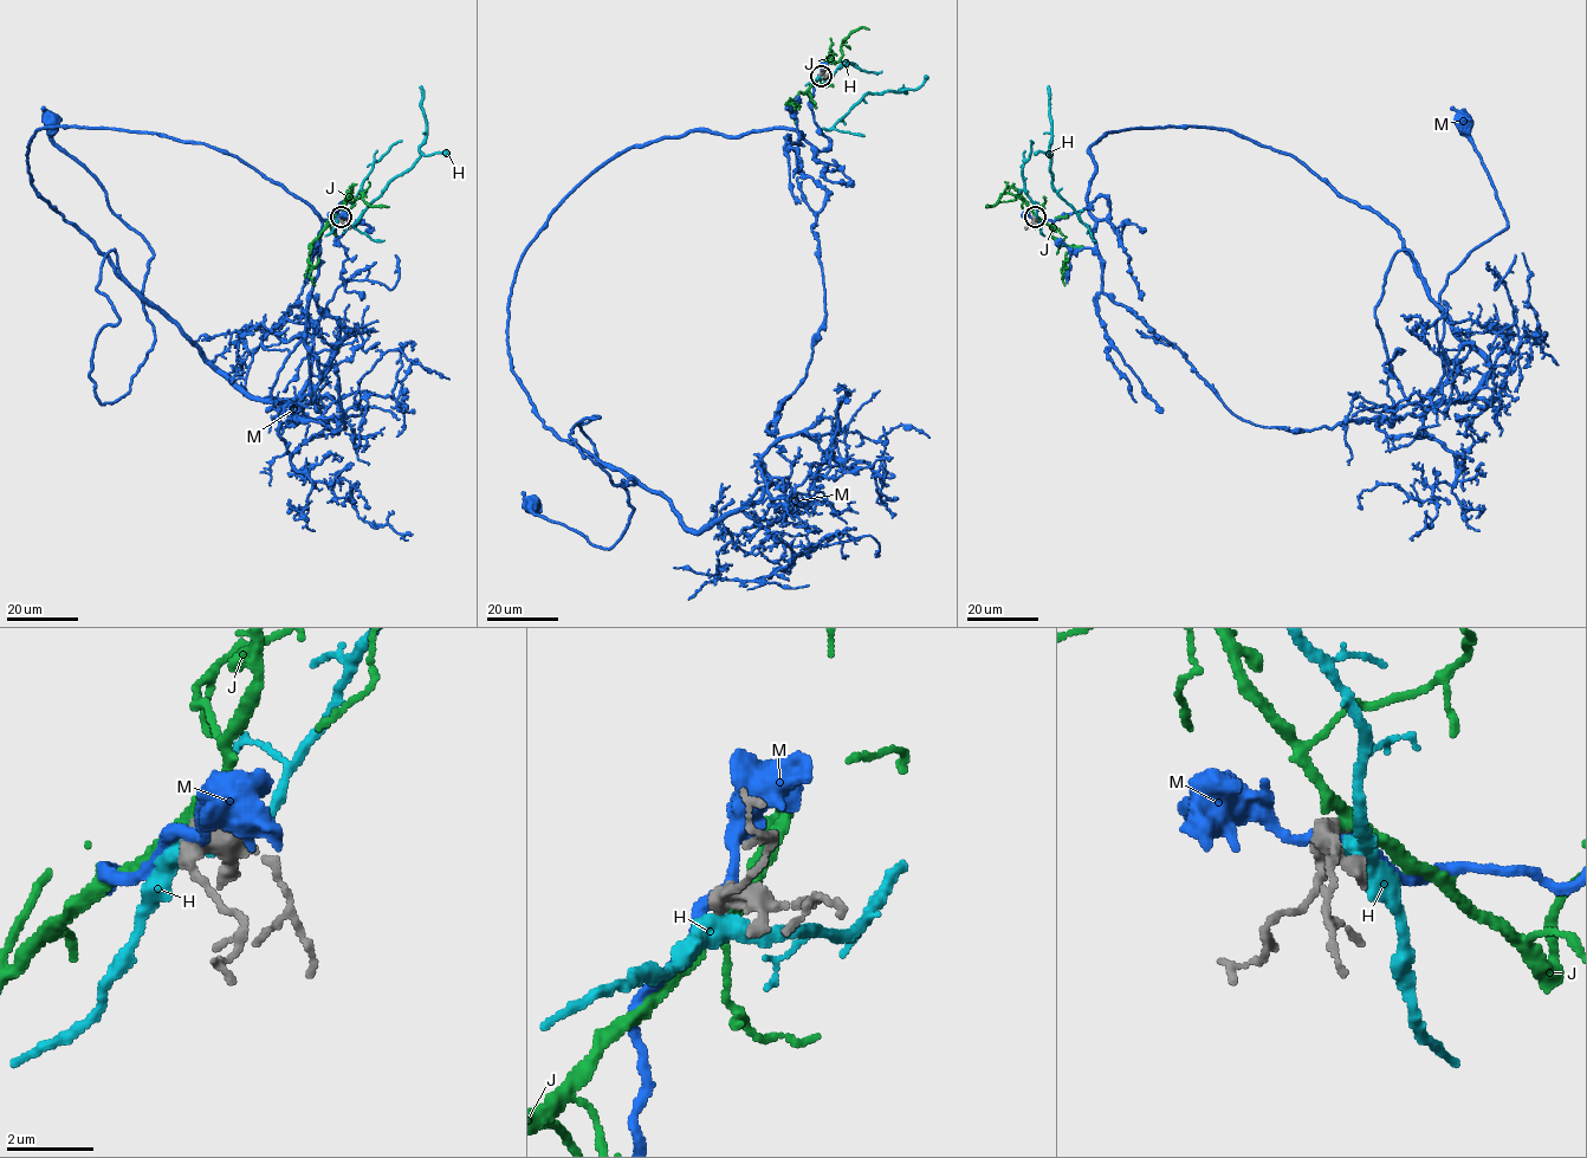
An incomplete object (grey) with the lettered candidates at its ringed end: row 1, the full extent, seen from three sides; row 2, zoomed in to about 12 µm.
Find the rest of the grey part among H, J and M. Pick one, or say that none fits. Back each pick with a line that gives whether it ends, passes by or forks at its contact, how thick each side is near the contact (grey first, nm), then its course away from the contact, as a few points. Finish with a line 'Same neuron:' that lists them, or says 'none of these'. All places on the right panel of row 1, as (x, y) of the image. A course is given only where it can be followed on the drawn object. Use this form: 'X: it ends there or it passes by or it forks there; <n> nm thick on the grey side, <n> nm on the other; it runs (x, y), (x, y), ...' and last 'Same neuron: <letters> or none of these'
J: it passes by; 420 nm thick on the grey side, 280 nm on the other; it runs (1035, 217), (1050, 227), (1051, 235), (1069, 247), (1066, 256), (1064, 285)
Same neuron: J

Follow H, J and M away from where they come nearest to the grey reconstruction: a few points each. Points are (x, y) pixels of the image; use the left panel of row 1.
H: (339, 218), (373, 165), (394, 144), (418, 148), (418, 161), (352, 226), (383, 240)
J: (341, 217), (311, 244), (309, 266), (315, 285)
M: (341, 217), (200, 142), (39, 129), (31, 183), (117, 254), (103, 403), (155, 340), (153, 256), (52, 120)

